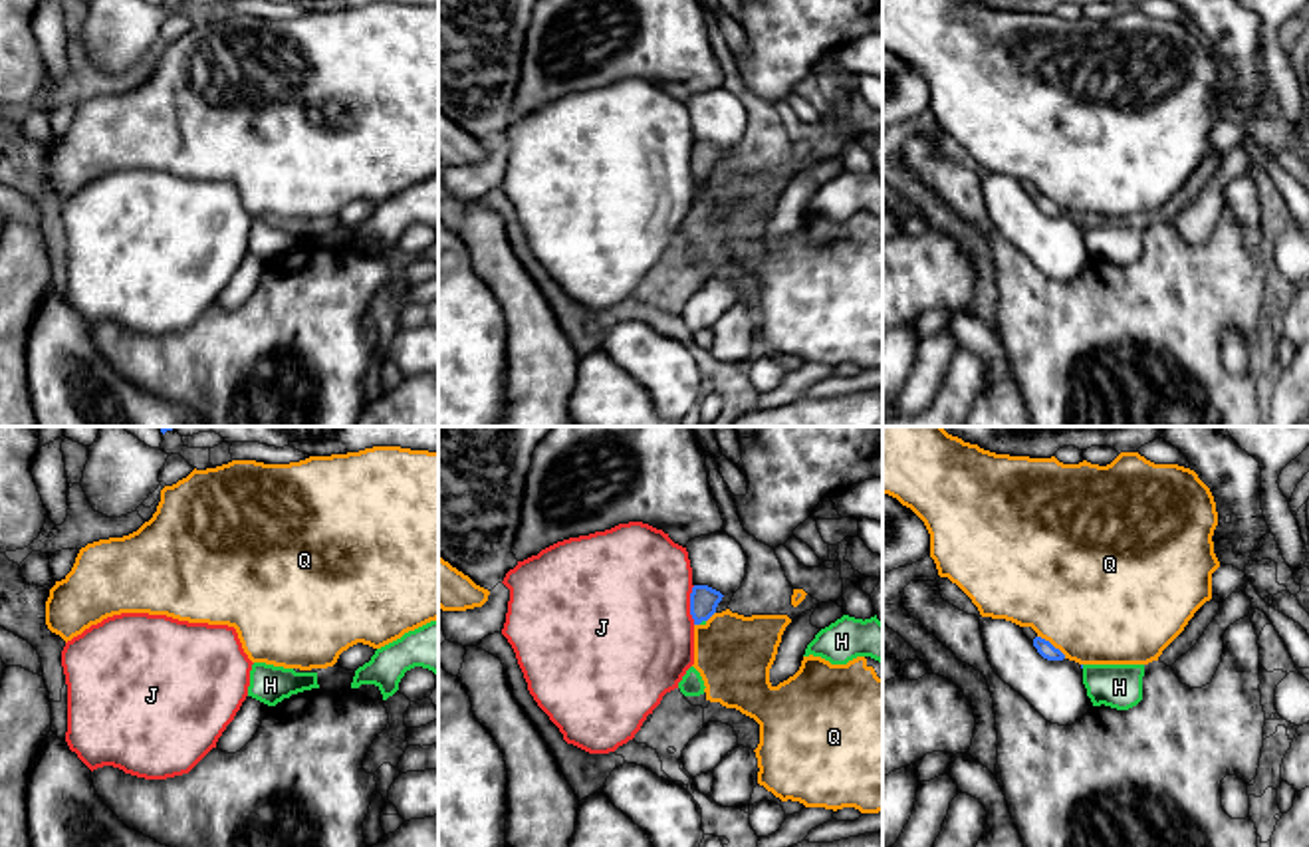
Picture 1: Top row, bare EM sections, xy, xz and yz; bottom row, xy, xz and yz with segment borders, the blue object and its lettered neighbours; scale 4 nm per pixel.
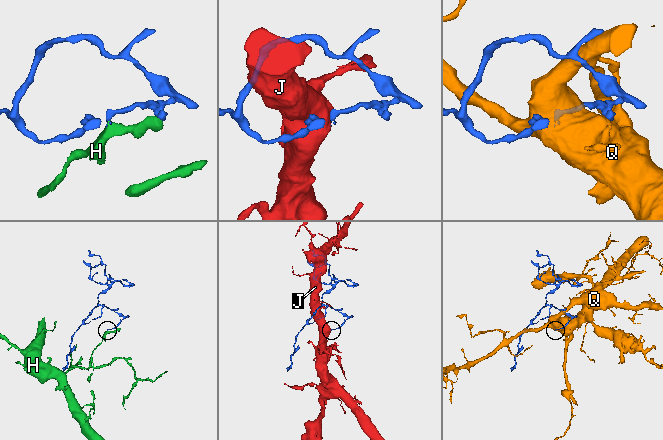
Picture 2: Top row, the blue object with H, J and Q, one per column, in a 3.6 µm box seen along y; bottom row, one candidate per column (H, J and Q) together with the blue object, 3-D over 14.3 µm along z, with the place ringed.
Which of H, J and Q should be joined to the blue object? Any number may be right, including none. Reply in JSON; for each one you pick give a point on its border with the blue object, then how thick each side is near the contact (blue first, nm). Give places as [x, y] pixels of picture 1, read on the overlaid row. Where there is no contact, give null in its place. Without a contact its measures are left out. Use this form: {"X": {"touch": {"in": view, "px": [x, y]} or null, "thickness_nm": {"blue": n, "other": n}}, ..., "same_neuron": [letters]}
{"H": {"touch": {"in": "xz", "px": [701, 621]}, "thickness_nm": {"blue": 120, "other": 20}}, "same_neuron": ["H"]}

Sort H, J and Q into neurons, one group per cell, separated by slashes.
H / J / Q

